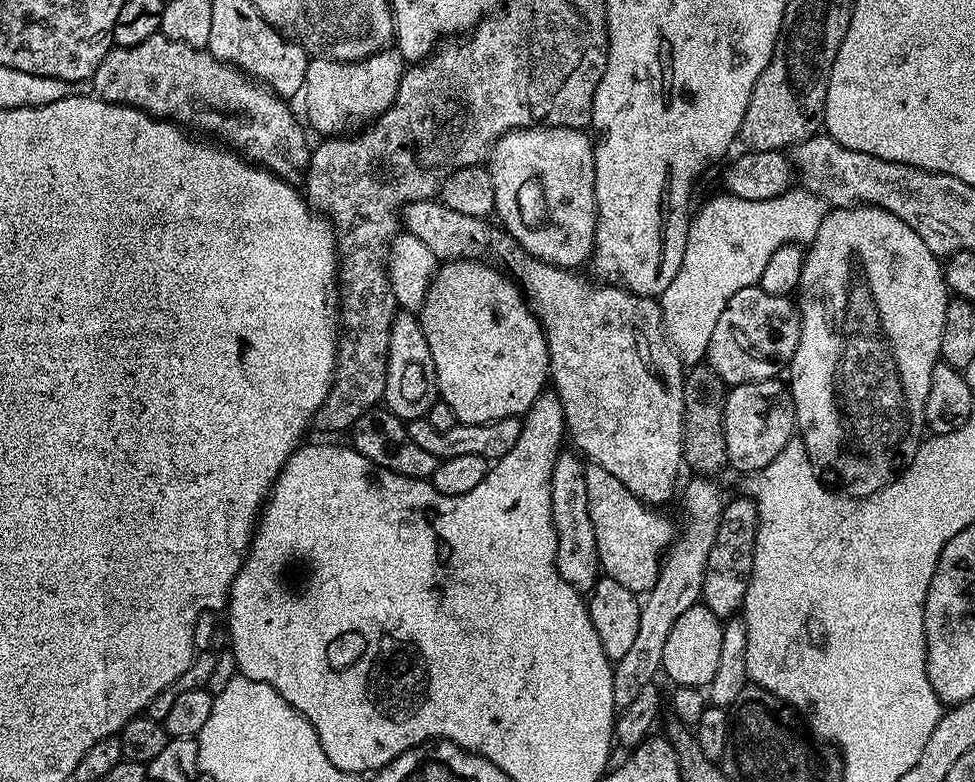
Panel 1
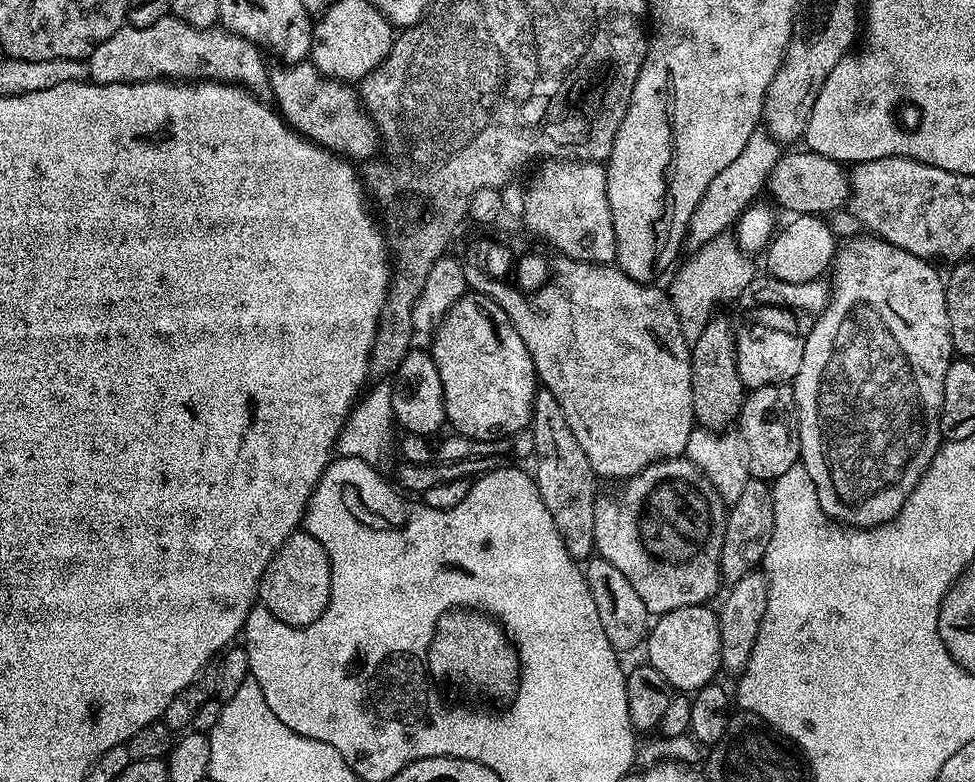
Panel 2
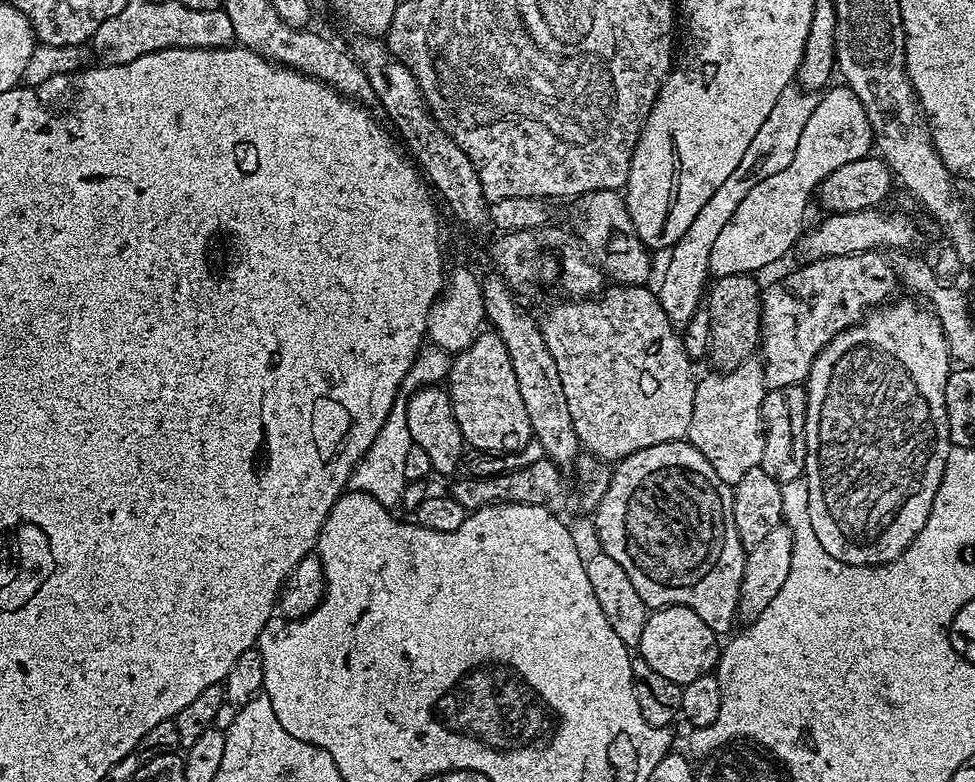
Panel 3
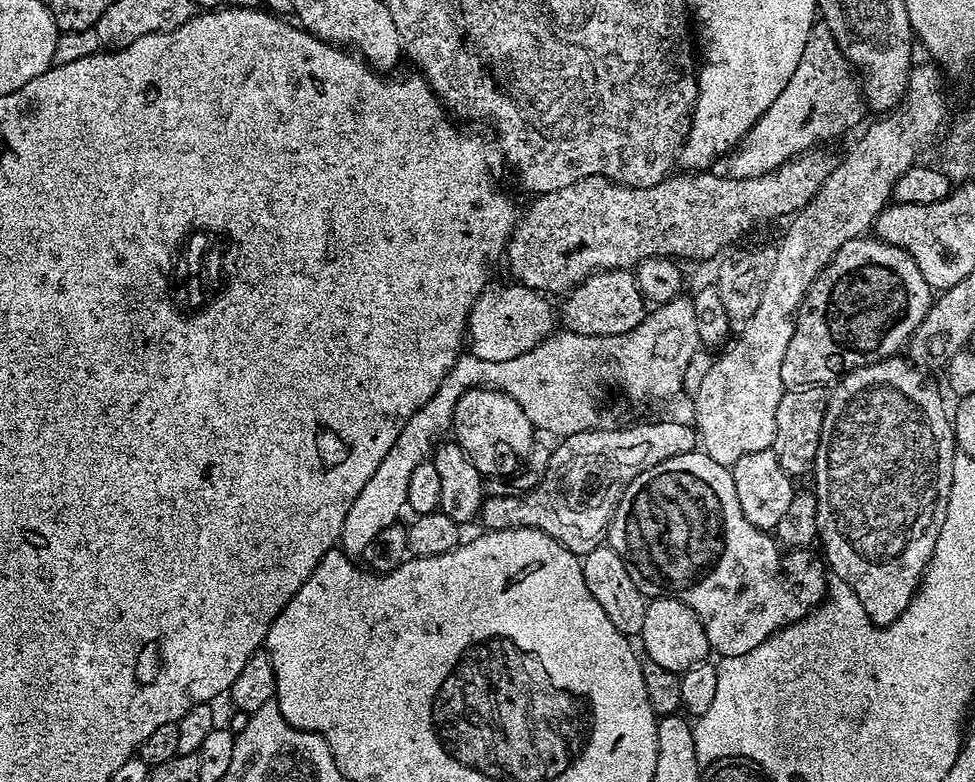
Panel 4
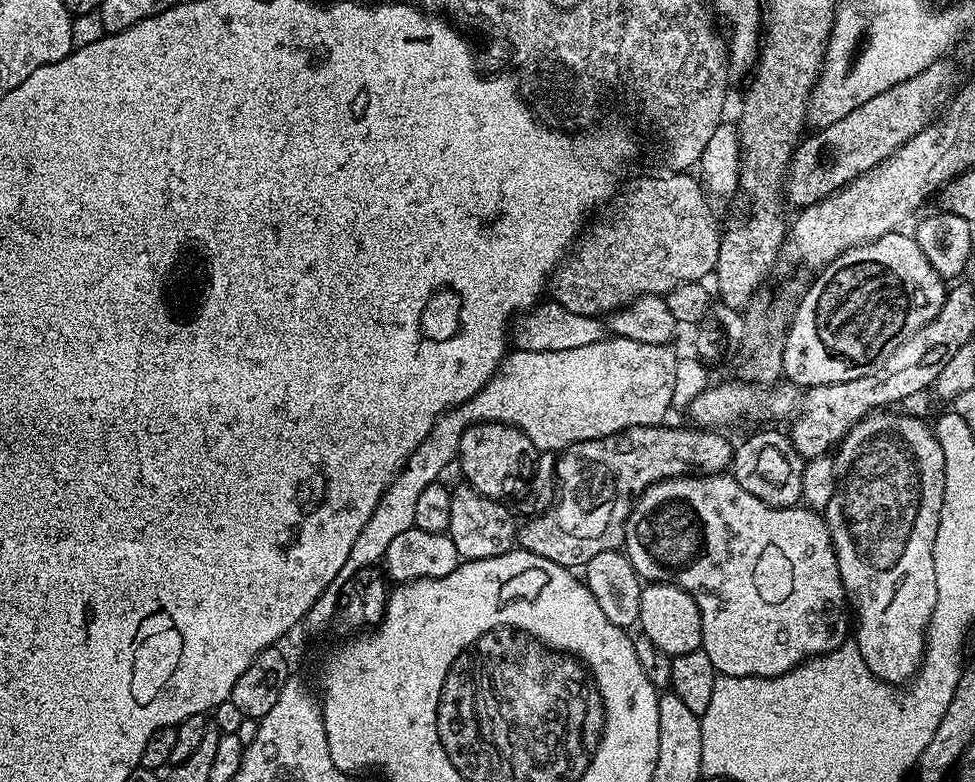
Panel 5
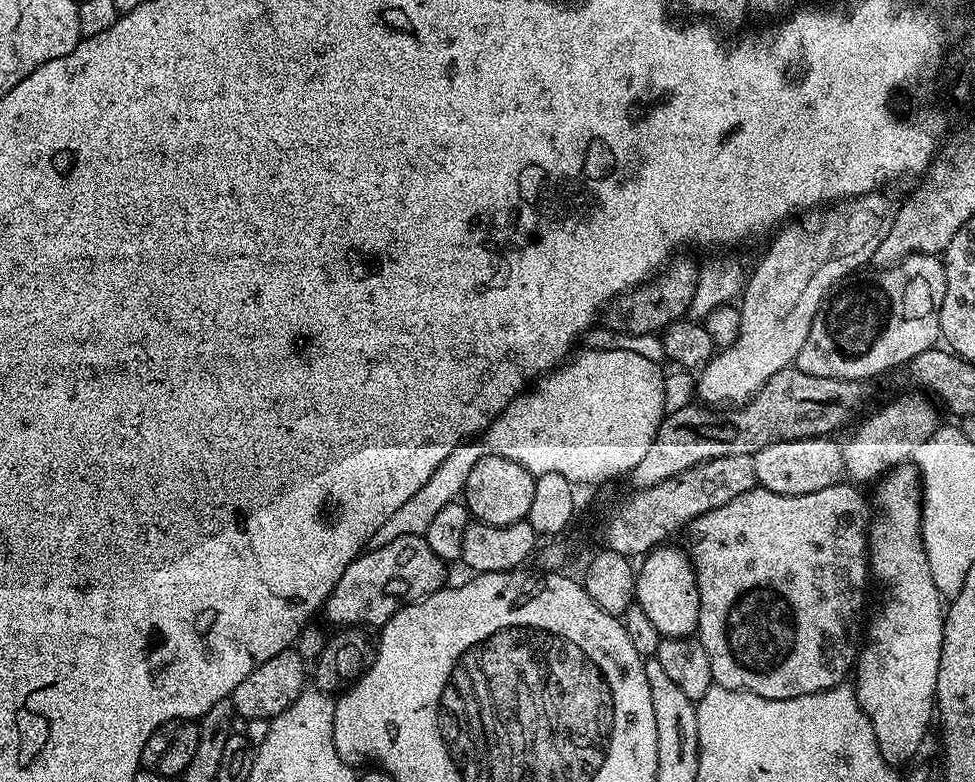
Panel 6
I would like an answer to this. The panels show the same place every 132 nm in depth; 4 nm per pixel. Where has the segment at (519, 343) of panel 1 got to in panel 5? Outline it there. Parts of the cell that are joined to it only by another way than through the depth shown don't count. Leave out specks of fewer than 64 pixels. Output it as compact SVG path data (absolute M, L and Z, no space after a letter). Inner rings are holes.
M473 424L462 434L462 442L458 453L458 465L460 472L465 476L467 487L478 490L480 494L491 500L501 502L511 501L511 496L516 496L527 489L532 476L536 472L536 457L538 449L522 430L513 427L512 424Z

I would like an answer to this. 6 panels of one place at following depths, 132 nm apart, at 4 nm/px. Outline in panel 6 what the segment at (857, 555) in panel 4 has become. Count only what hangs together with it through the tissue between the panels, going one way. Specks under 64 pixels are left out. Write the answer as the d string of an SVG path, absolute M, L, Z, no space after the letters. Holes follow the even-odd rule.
M905 462L898 468L892 469L890 472L884 473L879 480L875 481L876 488L876 508L881 513L878 518L882 522L878 526L873 525L868 533L868 566L870 576L873 581L876 580L884 587L884 605L880 608L880 613L872 620L872 625L867 625L866 635L862 640L862 647L859 649L854 665L854 687L856 697L860 703L860 709L866 714L866 718L870 722L870 726L876 735L876 741L880 747L882 758L887 764L899 766L903 760L908 760L920 748L920 743L924 740L924 735L928 732L928 723L933 723L934 709L936 706L936 683L938 682L938 662L942 658L942 638L944 637L944 613L946 611L945 601L942 599L938 586L934 582L934 574L930 574L930 562L926 558L926 550L924 549L924 539L922 538L922 485L920 483L920 473L911 463Z

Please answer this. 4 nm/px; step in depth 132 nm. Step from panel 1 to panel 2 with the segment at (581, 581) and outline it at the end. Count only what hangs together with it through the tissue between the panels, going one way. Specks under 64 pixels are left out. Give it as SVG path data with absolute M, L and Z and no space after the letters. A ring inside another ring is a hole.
M537 391L530 430L534 434L534 456L537 459L534 479L542 494L542 502L546 510L550 510L550 518L554 518L554 526L558 526L558 534L573 560L587 561L596 546L594 502L598 495L598 477L592 471L590 458L586 458L582 446L578 446L578 438L574 438L574 430L570 430L570 422L566 422L566 414L562 414L562 406L558 406L554 394Z

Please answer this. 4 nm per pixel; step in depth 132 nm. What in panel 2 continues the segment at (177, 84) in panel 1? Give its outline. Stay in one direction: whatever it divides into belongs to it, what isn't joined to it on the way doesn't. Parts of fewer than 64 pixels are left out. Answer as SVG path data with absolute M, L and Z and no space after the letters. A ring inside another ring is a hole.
M170 15L158 18L154 26L134 26L125 23L106 42L89 54L88 74L93 84L141 84L147 80L166 80L169 82L199 82L202 80L219 80L222 84L239 84L253 94L269 87L269 65L264 65L265 53L251 40L229 32L223 26L214 28L195 28Z

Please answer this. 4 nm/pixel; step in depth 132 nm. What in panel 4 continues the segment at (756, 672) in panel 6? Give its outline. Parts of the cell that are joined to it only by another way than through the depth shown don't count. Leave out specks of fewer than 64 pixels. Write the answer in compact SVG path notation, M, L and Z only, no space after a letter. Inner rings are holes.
M703 450L666 458L635 476L616 503L606 544L620 555L645 597L671 598L690 606L706 630L709 649L720 658L750 654L777 630L808 615L826 595L825 561L803 548L782 550L775 535L746 522L729 465L714 462Z

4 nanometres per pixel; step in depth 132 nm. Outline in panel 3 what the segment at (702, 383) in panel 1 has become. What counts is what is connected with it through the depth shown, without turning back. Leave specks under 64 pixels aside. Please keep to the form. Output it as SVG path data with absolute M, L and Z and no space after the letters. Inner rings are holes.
M726 274L715 277L706 292L706 315L710 322L710 360L722 372L737 368L751 359L760 343L760 297L762 284L752 274Z

